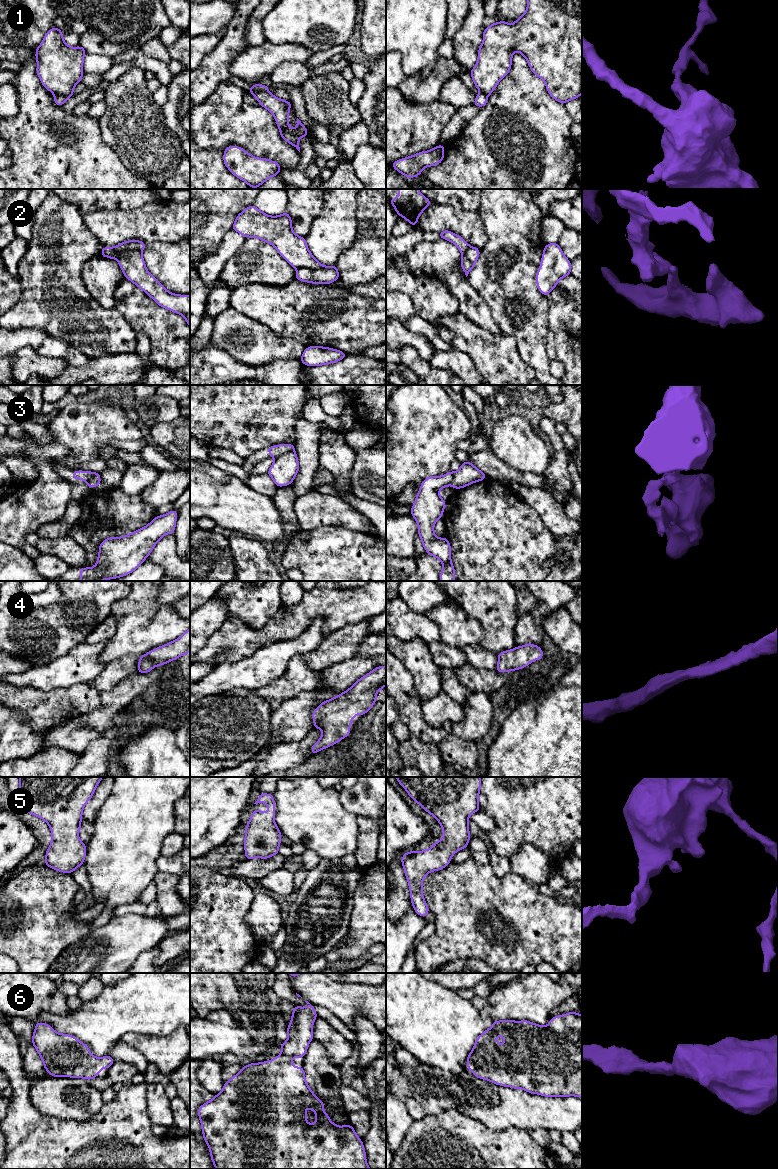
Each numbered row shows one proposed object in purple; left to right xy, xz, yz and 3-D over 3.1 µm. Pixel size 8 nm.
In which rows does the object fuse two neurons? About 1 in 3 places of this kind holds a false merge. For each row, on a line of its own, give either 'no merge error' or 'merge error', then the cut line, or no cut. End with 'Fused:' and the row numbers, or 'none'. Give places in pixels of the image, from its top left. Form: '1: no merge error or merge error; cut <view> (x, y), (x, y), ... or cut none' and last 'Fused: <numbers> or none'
1: merge error; cut xz (267, 90), (258, 90), (251, 93)
2: merge error; cut xy (114, 247), (117, 251), (134, 249), (141, 251)
3: merge error; cut xz (293, 450), (283, 453), (277, 458)
4: no merge error; cut none
5: no merge error; cut none
6: no merge error; cut none
Fused: 1, 2, 3

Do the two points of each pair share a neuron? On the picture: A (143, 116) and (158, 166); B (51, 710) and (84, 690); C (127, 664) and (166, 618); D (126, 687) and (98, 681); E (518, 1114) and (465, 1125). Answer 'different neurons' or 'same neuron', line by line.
A: same neuron
B: same neuron
C: different neurons
D: different neurons
E: different neurons

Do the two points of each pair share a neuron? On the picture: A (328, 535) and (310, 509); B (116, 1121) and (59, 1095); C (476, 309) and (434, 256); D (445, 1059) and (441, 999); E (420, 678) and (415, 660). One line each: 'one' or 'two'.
A: two
B: two
C: one
D: one
E: one

